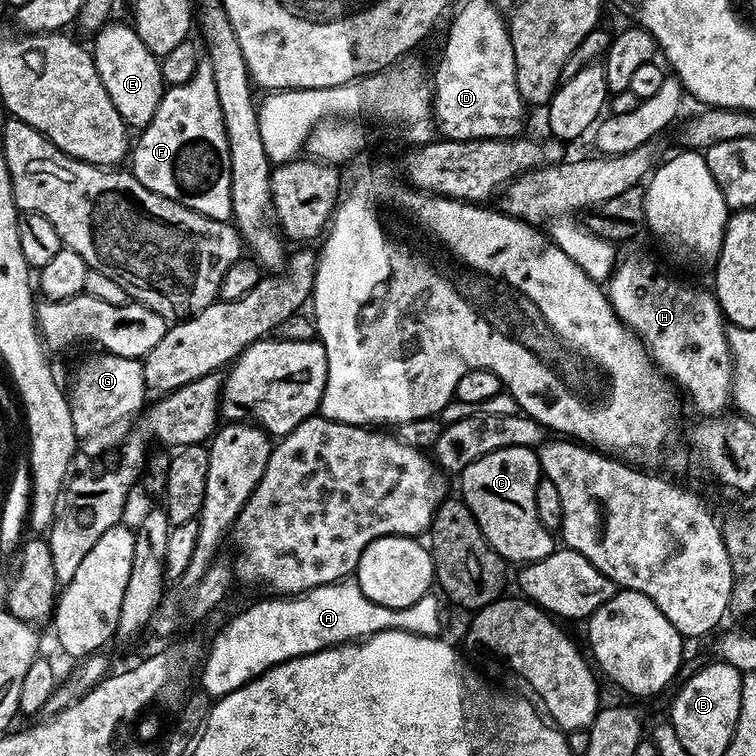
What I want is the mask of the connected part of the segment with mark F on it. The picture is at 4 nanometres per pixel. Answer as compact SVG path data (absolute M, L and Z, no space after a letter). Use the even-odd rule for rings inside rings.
M200 63L189 80L171 85L158 102L154 118L137 136L130 148L130 171L146 190L203 216L232 220L230 150L211 63Z

